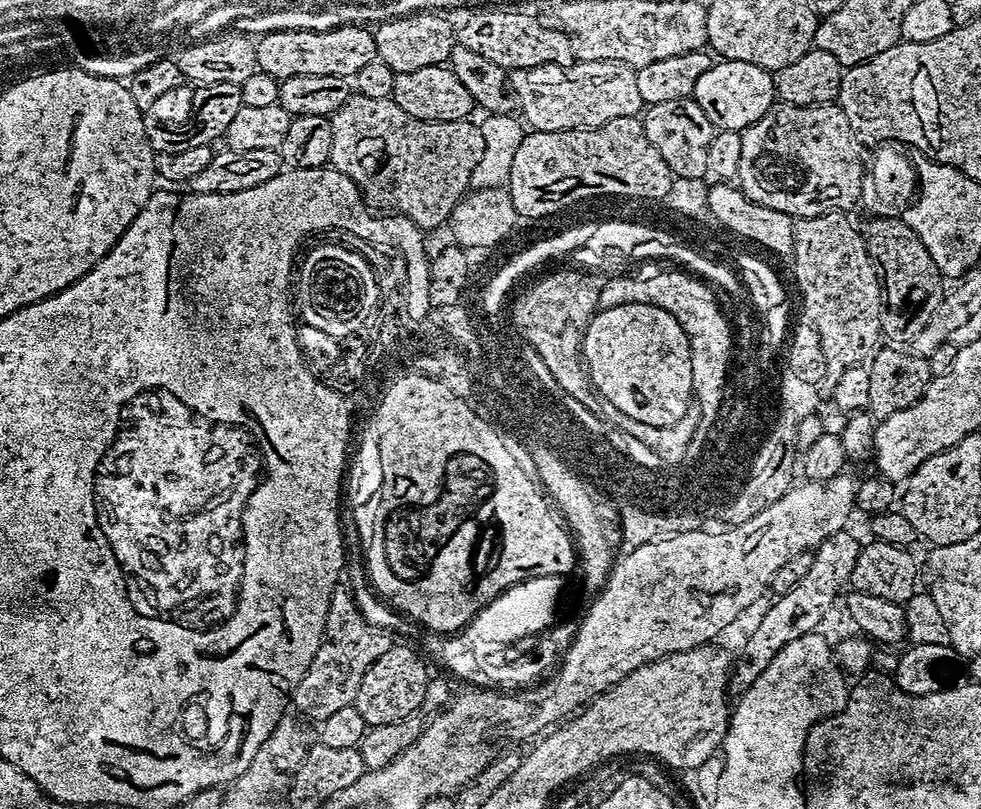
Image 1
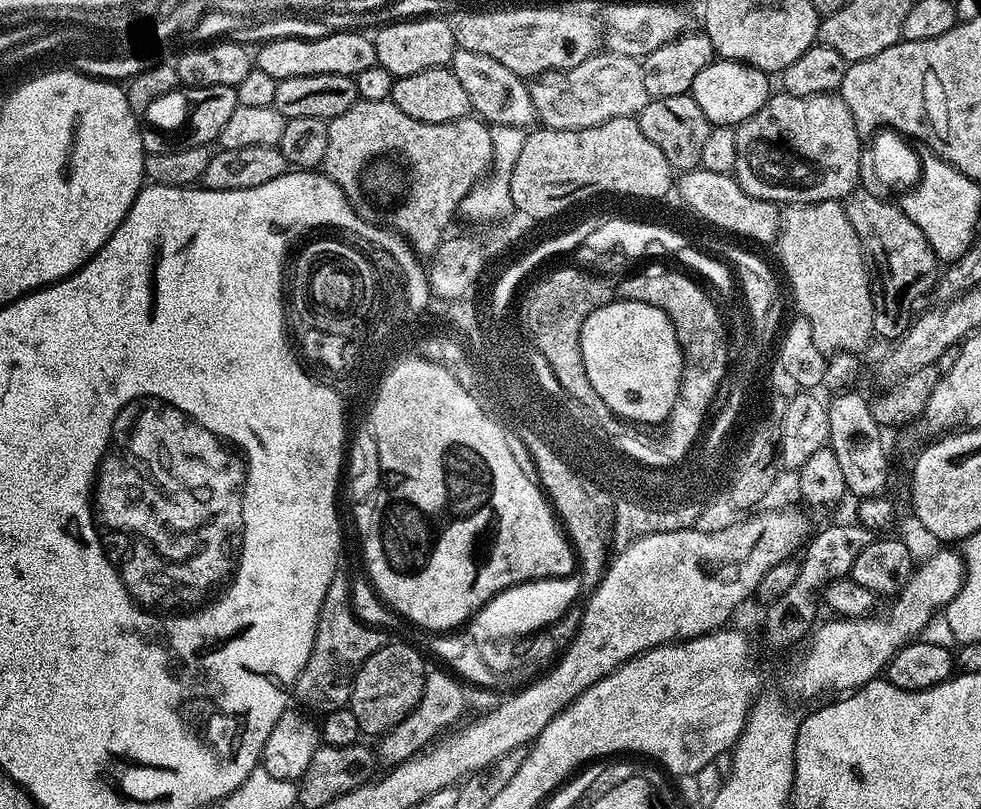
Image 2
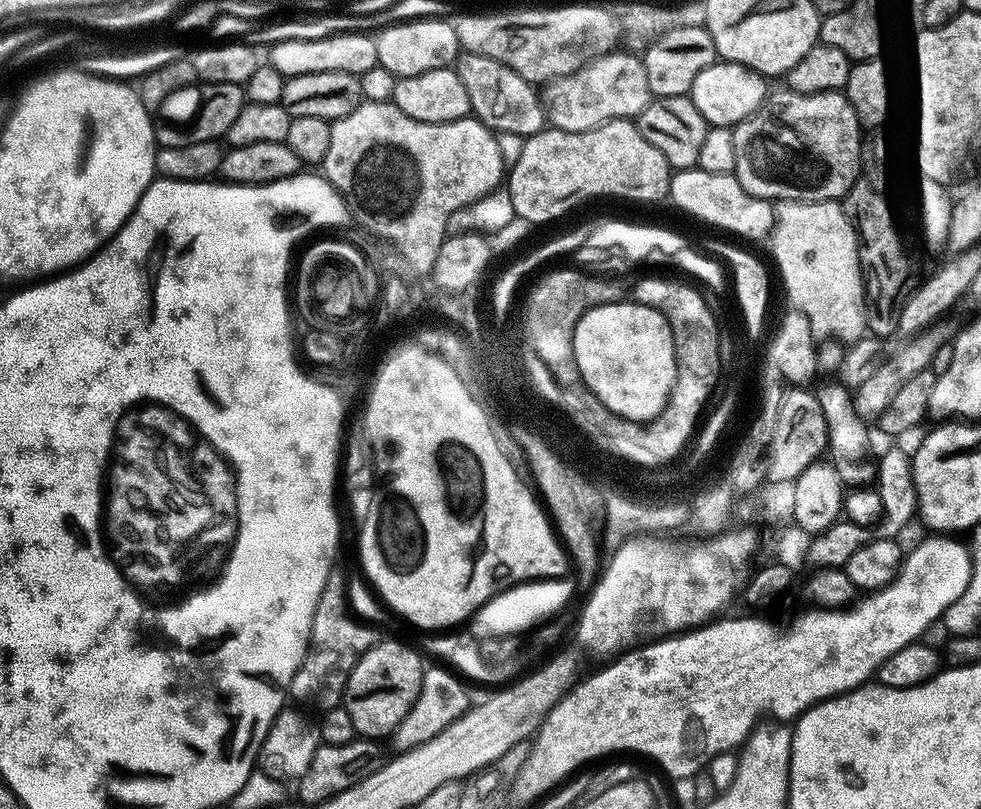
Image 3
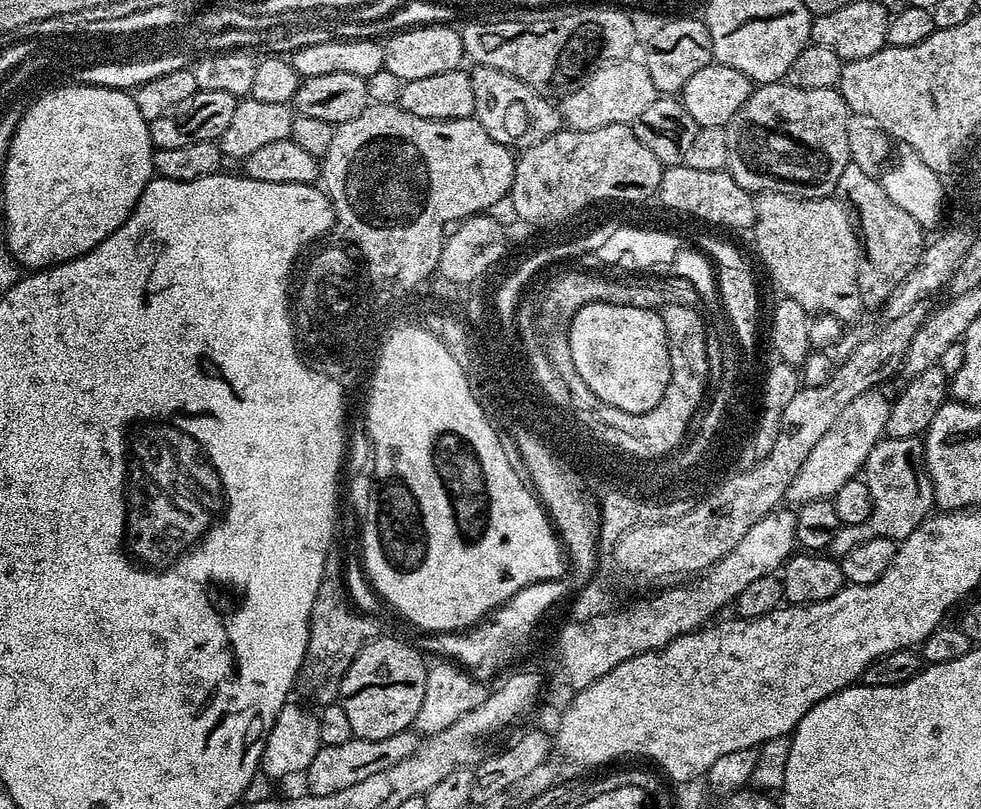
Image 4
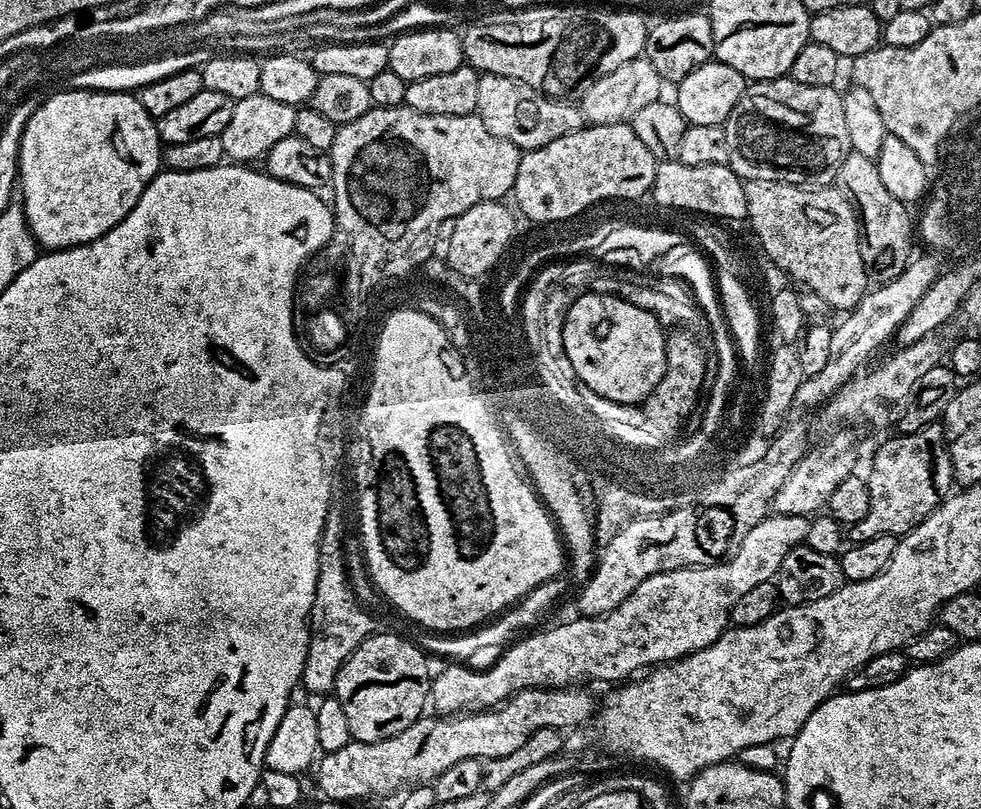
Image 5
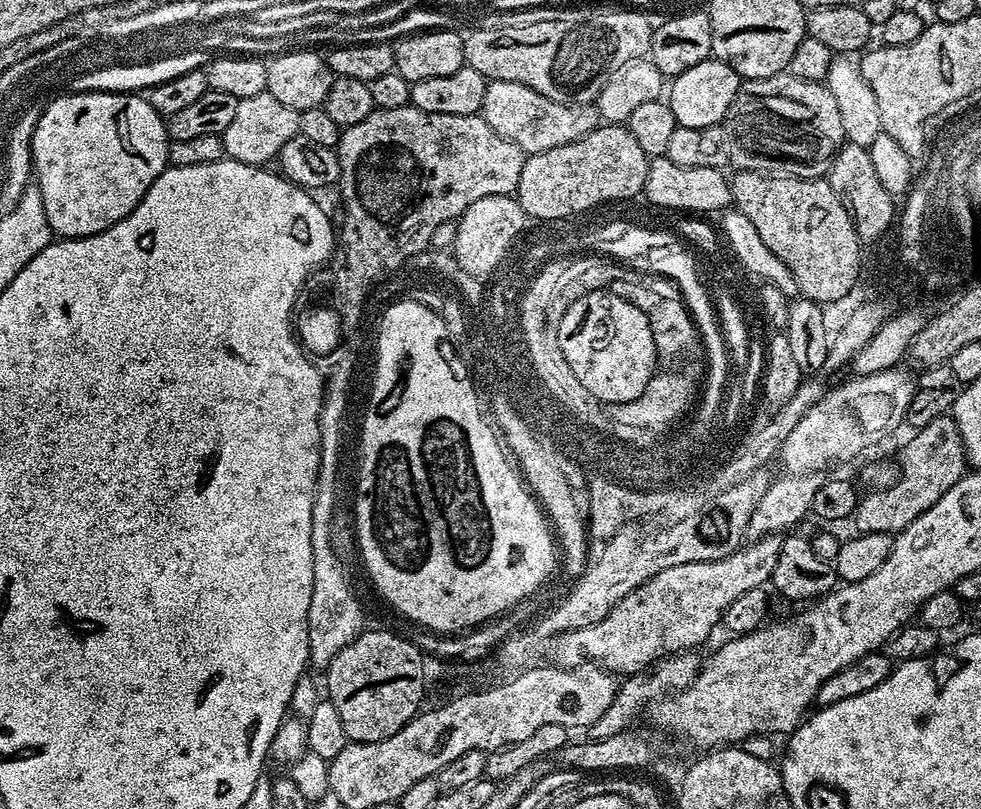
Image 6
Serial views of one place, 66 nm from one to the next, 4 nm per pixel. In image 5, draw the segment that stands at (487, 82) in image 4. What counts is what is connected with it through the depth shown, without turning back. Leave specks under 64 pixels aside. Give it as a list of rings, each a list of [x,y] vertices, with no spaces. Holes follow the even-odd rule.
[[[483,73],[478,82],[478,106],[475,115],[482,118],[482,126],[490,130],[498,138],[506,138],[506,142],[514,142],[520,149],[537,148],[546,146],[546,142],[554,142],[554,138],[562,138],[571,132],[577,132],[585,127],[586,121],[579,103],[570,103],[564,98],[549,98],[534,86],[526,86],[526,82],[518,82],[514,78],[502,78],[502,74]]]

